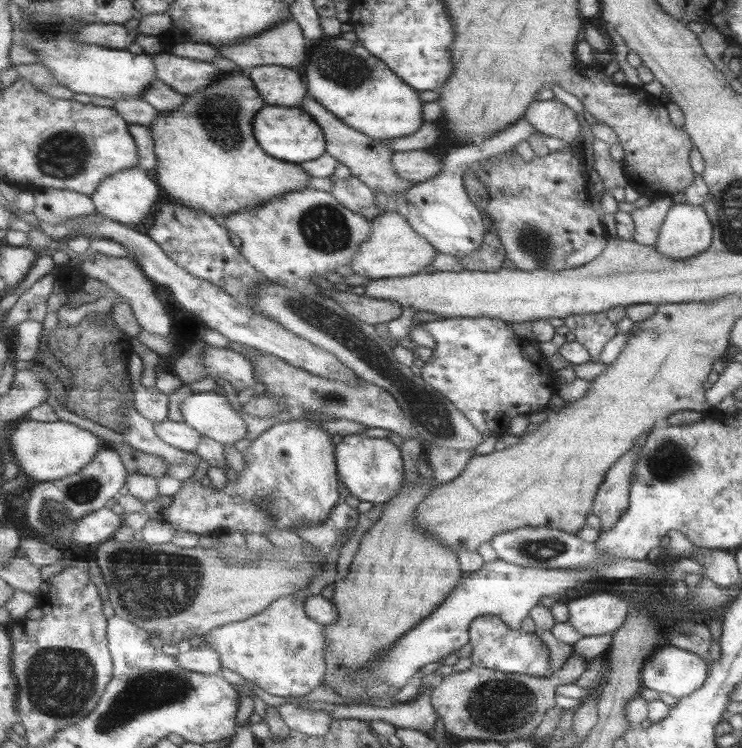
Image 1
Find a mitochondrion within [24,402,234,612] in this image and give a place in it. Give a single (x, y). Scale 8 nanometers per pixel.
(57, 514)

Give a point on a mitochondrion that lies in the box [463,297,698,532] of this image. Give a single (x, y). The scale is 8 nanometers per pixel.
(669, 461)

